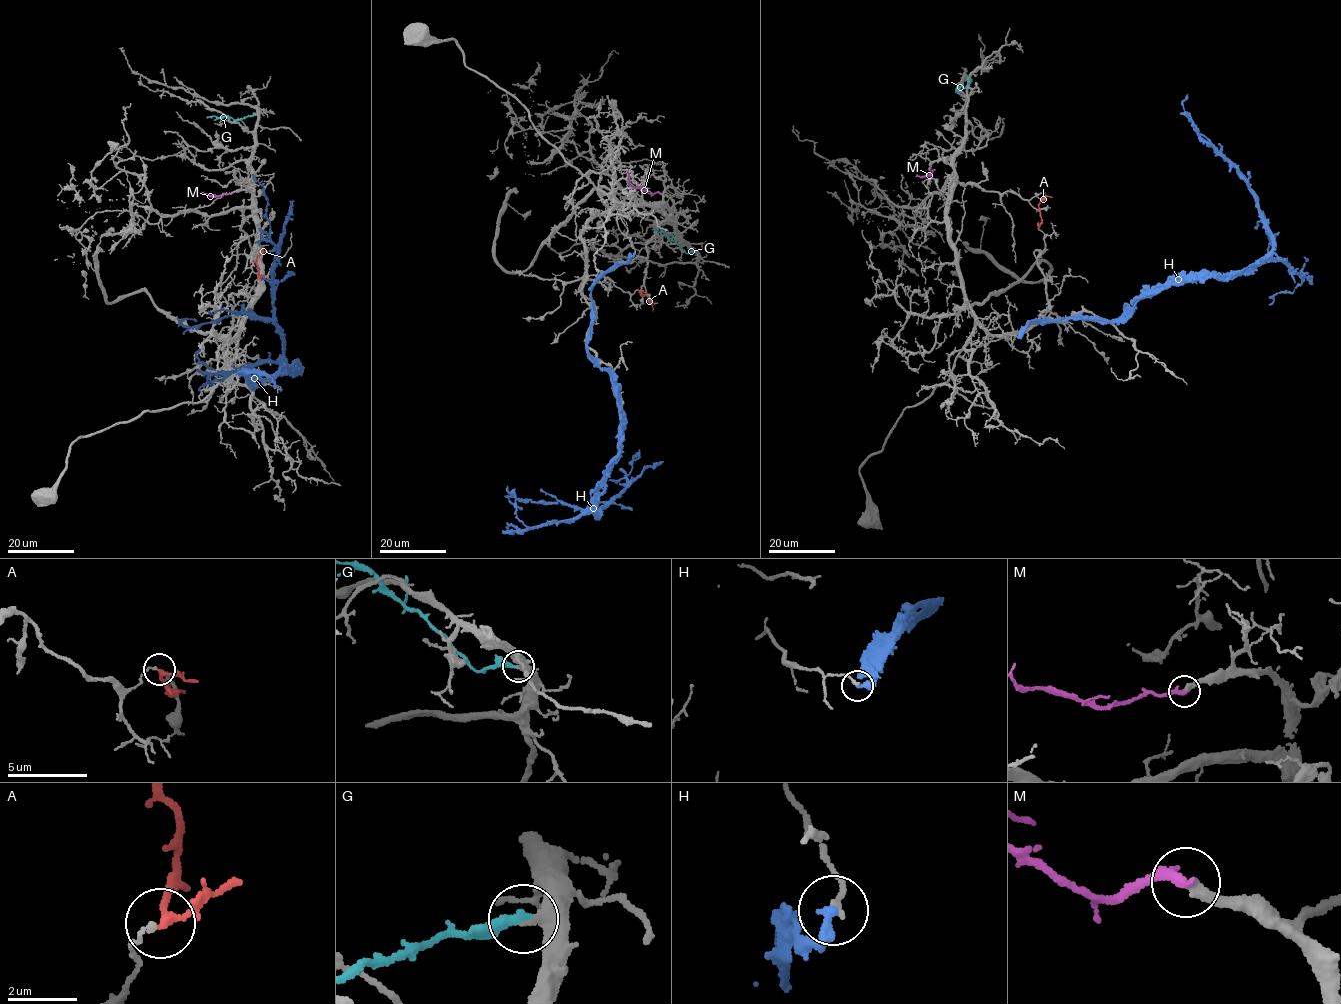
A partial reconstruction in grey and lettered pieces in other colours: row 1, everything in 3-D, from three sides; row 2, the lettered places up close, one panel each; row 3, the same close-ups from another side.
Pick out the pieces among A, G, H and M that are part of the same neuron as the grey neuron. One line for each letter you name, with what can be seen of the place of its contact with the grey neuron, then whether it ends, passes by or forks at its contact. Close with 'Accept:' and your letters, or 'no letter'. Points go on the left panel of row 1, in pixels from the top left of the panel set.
M: Touches grey at (231, 193). It ends there
Accept: M

